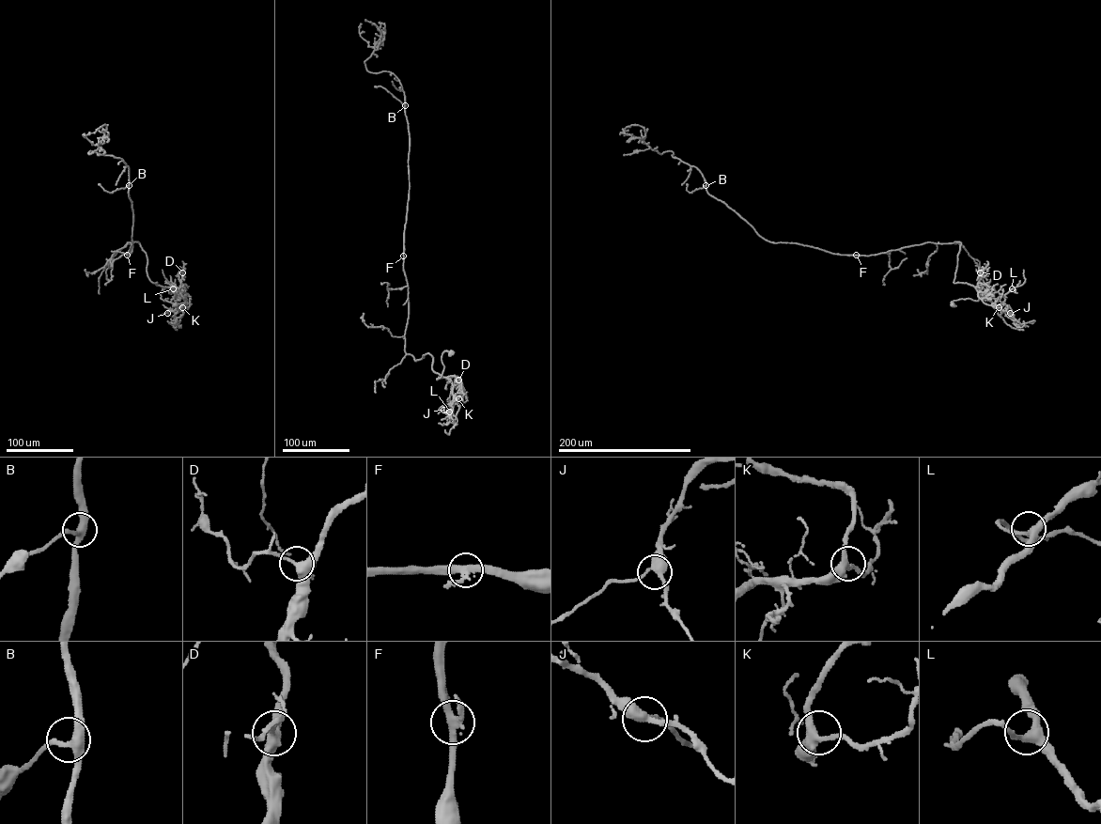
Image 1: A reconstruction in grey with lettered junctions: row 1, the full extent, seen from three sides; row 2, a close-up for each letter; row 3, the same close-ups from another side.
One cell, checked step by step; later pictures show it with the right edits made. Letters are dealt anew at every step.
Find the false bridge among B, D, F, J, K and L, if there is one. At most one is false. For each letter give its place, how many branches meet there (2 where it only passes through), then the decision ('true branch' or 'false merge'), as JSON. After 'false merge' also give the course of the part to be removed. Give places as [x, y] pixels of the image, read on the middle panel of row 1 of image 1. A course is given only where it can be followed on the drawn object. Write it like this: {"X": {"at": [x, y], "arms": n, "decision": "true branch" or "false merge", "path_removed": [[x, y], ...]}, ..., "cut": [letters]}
{"B": {"at": [405, 105], "arms": 3, "decision": "true branch"}, "D": {"at": [458, 380], "arms": 3, "decision": "true branch"}, "F": {"at": [403, 256], "arms": 3, "decision": "true branch"}, "J": {"at": [443, 410], "arms": 3, "decision": "true branch"}, "K": {"at": [458, 398], "arms": 3, "decision": "true branch"}, "L": {"at": [449, 412], "arms": 3, "decision": "true branch"}, "cut": []}

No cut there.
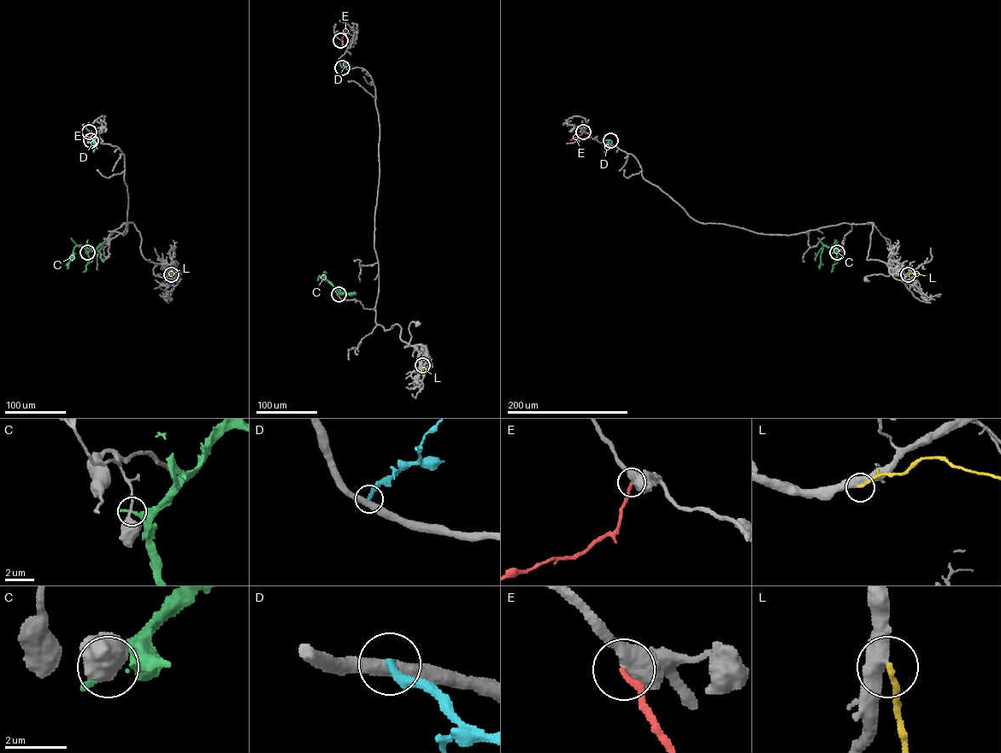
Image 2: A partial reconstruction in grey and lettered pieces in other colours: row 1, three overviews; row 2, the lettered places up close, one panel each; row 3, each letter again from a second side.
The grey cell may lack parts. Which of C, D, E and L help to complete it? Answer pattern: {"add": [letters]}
{"add": ["L"]}

